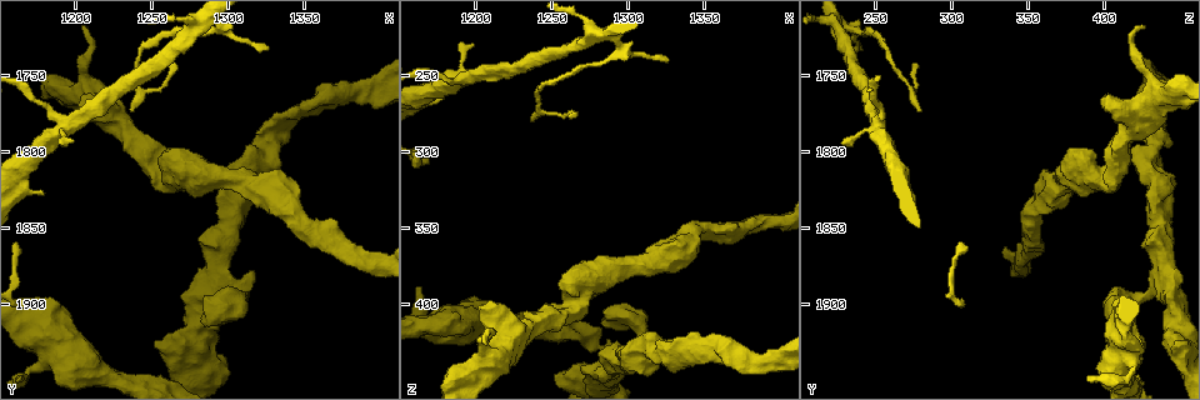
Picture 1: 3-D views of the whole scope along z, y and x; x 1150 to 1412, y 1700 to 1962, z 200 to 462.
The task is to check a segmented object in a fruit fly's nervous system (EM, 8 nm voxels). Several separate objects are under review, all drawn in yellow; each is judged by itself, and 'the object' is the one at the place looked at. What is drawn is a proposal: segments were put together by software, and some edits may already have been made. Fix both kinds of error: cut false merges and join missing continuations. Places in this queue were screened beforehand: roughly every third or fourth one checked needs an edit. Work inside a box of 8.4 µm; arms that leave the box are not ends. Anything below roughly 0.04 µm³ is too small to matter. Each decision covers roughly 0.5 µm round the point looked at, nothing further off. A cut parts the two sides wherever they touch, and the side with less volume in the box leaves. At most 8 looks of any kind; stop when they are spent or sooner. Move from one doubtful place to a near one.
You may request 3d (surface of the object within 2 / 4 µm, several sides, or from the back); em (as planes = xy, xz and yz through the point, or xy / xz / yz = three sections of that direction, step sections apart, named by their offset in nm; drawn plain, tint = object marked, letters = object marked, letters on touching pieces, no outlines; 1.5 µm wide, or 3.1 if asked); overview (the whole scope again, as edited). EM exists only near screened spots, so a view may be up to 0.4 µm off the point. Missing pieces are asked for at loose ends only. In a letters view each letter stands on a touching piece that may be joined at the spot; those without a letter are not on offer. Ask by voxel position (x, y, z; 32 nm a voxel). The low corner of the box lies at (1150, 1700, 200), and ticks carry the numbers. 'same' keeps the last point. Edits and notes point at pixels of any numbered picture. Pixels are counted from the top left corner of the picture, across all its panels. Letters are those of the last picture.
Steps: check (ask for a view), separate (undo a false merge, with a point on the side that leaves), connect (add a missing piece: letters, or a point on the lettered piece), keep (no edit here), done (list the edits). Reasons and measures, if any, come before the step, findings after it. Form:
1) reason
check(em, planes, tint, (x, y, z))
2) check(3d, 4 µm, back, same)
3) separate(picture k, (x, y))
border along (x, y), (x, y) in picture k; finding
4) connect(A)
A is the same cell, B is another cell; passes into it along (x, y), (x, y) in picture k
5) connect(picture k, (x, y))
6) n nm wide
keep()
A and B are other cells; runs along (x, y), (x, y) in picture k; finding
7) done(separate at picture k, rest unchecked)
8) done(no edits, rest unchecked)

sudden change in width
check(3d, 2 µm, back, (1296, 1720, 232))

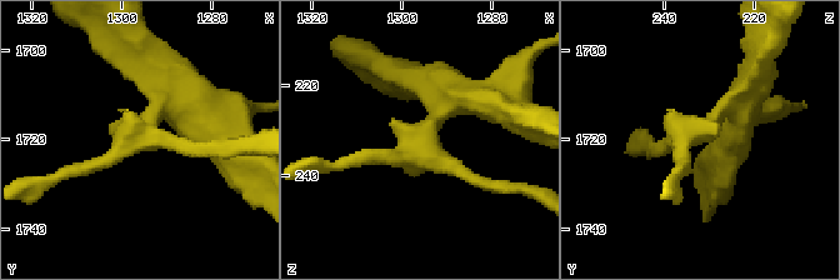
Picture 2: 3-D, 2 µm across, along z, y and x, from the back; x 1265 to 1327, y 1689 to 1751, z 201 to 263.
shape alone is not enough
check(em, planes, tint, (1295, 1719, 234))

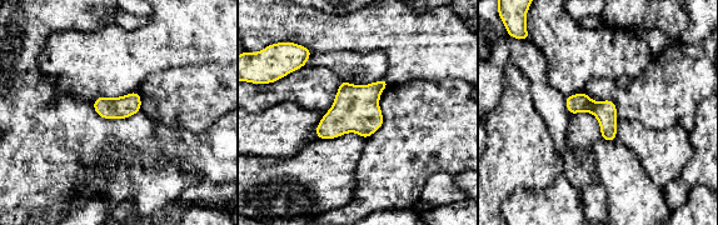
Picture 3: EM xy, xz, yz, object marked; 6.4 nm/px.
see the neighbours
check(em, planes, letters, same)

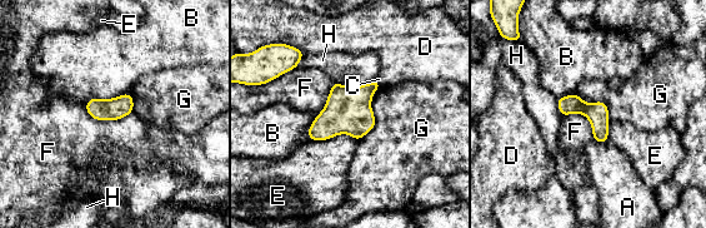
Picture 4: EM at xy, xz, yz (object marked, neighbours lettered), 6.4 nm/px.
keep()
A, B, C, D, E, F, G and H are other cells; all the same neuron

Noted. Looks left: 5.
thin end
check(3d, 4 µm, (1204, 1718, 424))

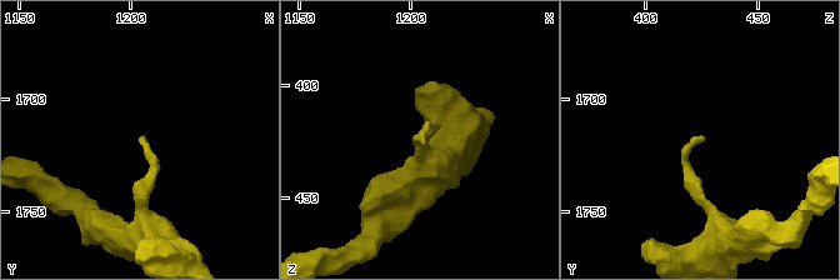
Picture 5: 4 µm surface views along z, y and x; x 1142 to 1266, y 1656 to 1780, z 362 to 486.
shape alone is not enough
check(em, planes, letters, (1204, 1718, 425))

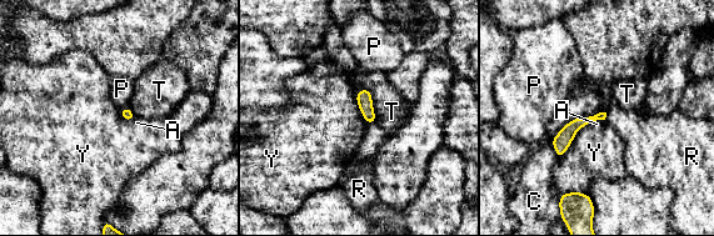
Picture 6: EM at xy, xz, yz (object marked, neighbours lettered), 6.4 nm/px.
keep()
A, C, P, R, T and Y are other cells; border along (588, 124), (558, 159) in picture 6; none of them fits

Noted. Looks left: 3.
branch stops here
check(em, yz, step 8, tint, (1282, 1914, 412))

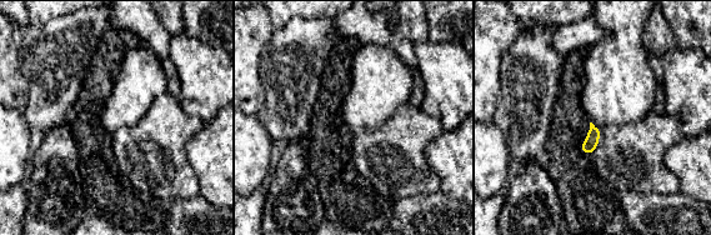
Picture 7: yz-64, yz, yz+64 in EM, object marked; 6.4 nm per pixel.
check(em, planes, letters, same)

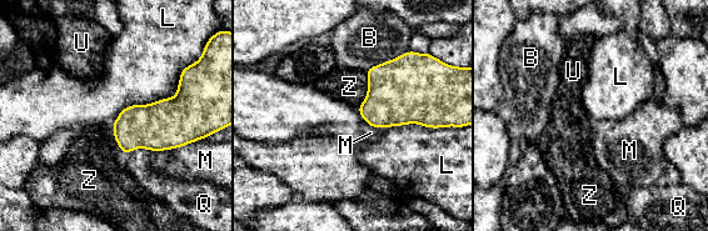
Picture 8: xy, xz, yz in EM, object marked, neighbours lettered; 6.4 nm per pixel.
L touches over 460 nm
keep()
B, L, M, Q, U and Z are other cells; no lettered piece goes on from it

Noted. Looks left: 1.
done(no edits, rest unchecked)

